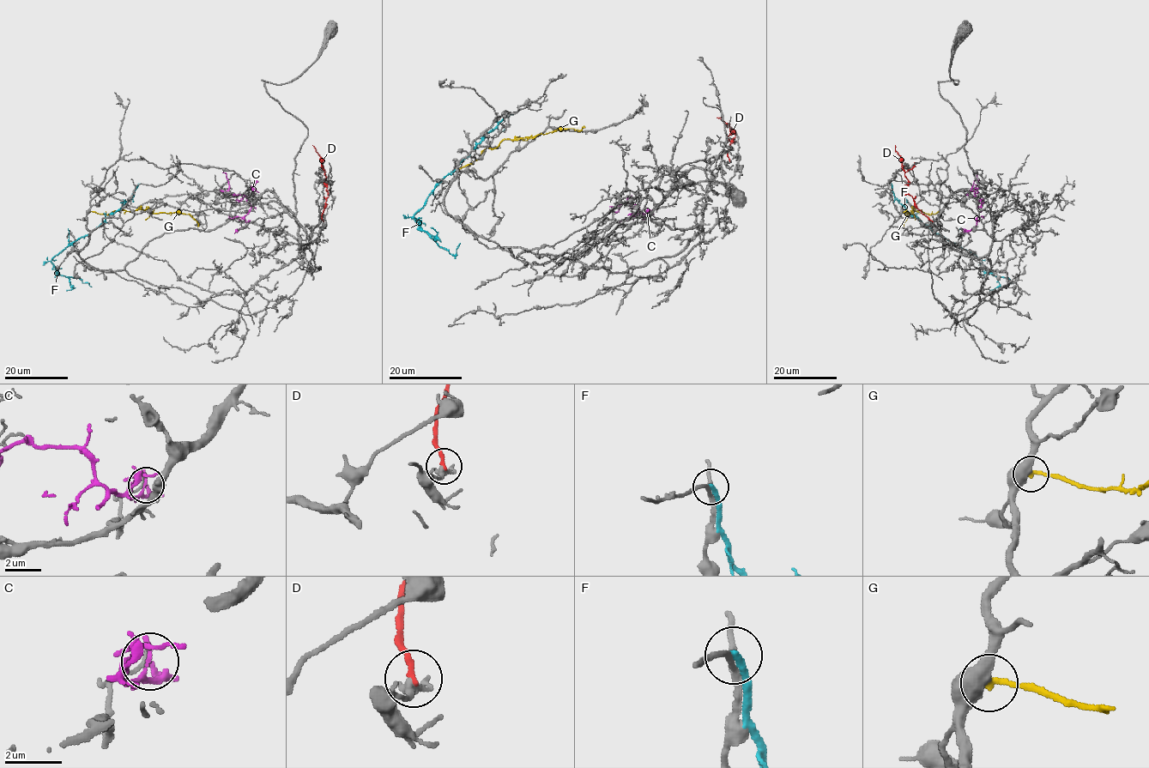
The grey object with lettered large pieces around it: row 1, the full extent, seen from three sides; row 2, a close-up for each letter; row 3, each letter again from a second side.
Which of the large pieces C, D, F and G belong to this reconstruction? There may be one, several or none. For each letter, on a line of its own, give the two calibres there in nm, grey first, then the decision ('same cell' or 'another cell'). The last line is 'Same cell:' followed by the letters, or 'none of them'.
C: 160 nm thick on the grey side, 180 nm on the other; another cell
D: 300 nm thick on the grey side, 200 nm on the other; another cell
F: 180 nm thick on the grey side, 280 nm on the other; another cell
G: 480 nm thick on the grey side, 200 nm on the other; another cell
Same cell: none of them

